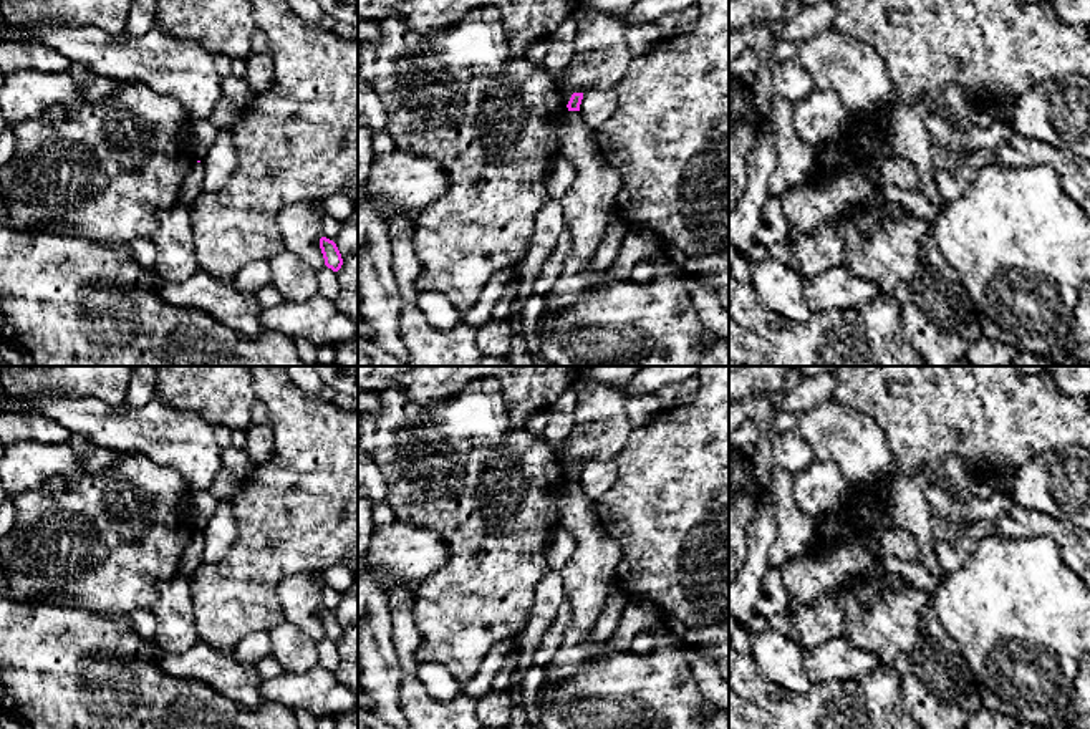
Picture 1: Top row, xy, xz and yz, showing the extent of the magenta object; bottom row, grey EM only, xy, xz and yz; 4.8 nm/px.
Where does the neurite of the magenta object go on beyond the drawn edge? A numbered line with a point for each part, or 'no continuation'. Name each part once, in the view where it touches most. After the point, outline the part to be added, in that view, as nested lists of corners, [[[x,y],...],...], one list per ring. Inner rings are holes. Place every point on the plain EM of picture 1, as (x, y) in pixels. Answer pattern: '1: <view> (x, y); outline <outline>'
no continuation

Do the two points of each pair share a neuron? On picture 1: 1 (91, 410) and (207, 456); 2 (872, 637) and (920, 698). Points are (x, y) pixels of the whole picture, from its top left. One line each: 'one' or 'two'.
1: one
2: one

